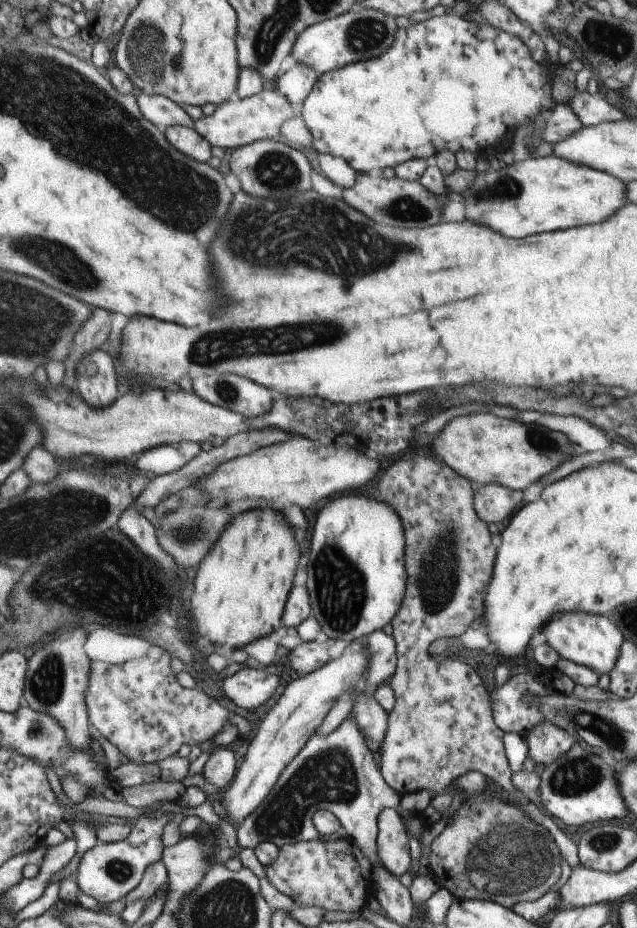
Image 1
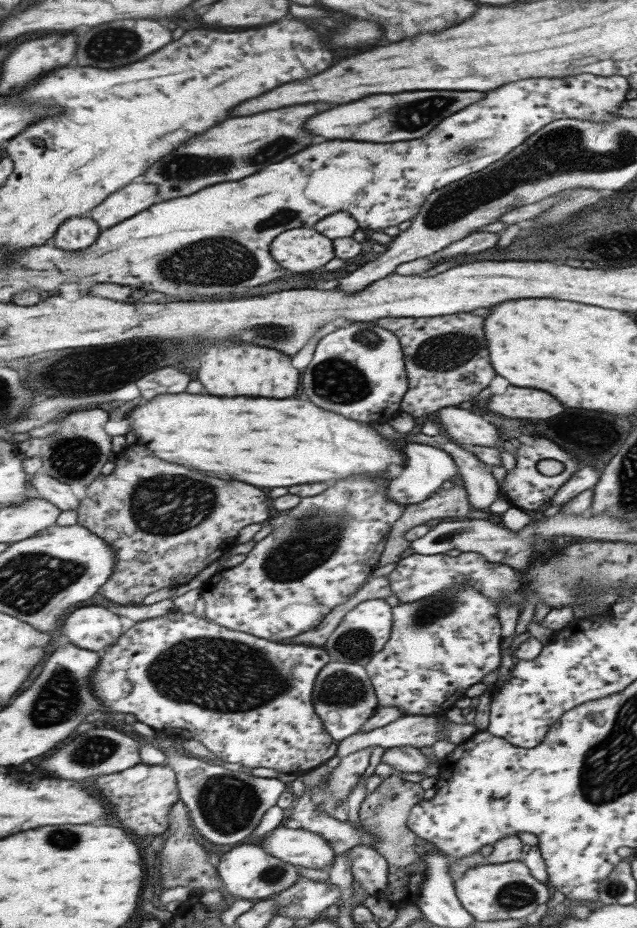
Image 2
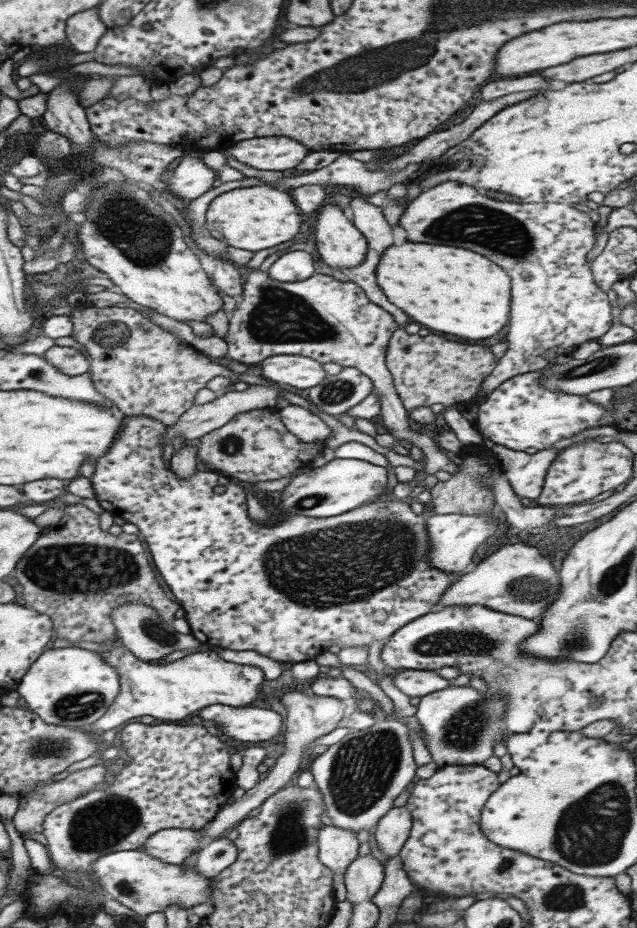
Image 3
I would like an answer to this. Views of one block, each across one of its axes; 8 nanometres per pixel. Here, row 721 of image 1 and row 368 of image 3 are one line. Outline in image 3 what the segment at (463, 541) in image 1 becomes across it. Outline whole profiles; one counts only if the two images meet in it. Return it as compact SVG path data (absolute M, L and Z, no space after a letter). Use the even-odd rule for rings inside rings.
M395 330L385 350L385 367L392 376L392 386L401 405L409 414L413 408L432 404L466 404L477 393L478 387L493 371L496 360L490 348L449 342L441 336L417 336Z

